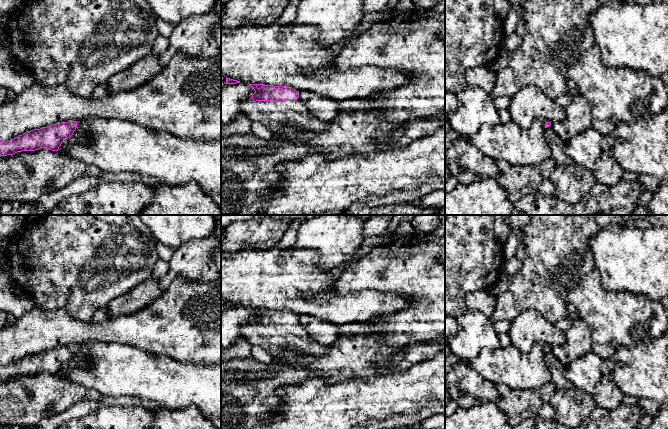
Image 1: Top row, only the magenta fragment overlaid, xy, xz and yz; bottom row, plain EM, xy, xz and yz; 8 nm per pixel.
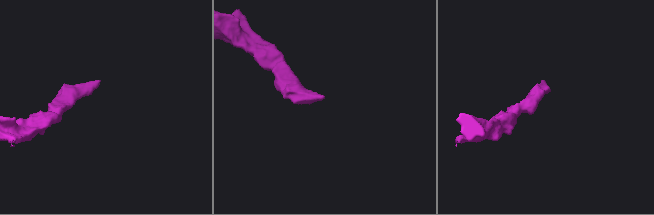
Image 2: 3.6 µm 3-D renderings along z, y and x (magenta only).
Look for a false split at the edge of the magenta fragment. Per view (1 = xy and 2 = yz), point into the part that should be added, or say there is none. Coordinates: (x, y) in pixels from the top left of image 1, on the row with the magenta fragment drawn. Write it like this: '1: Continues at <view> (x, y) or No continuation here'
1: No continuation here
2: No continuation here

